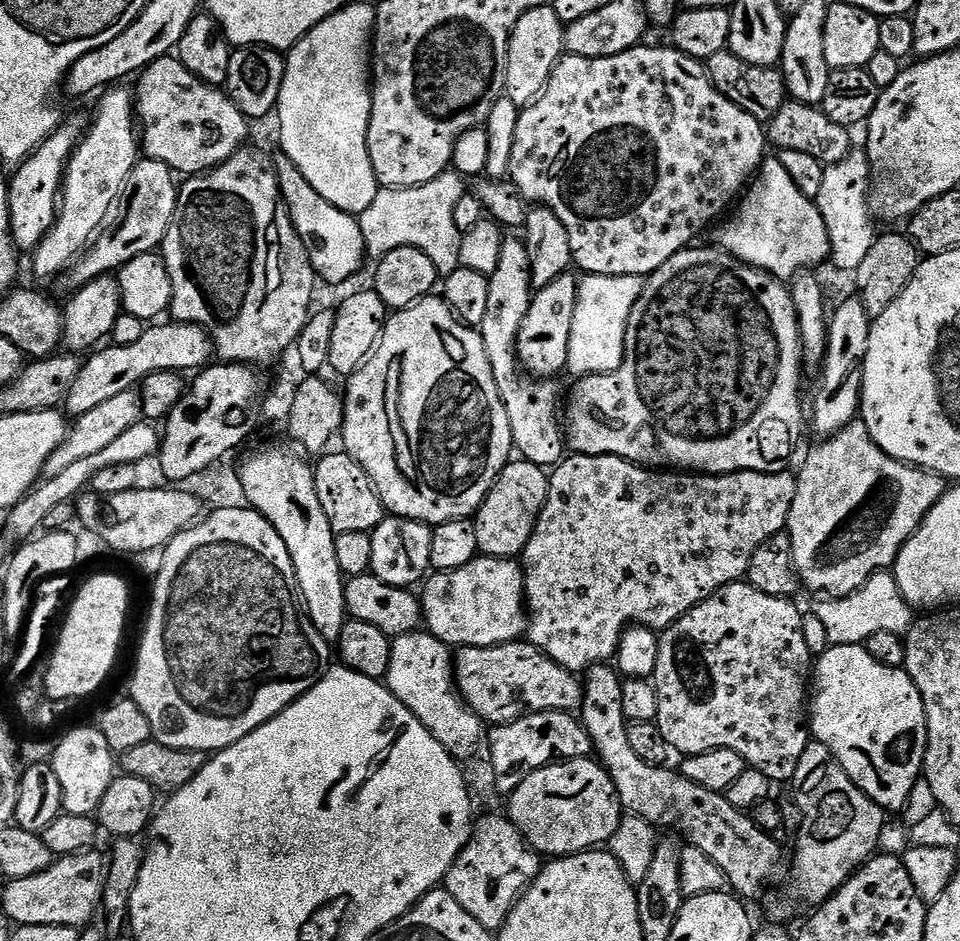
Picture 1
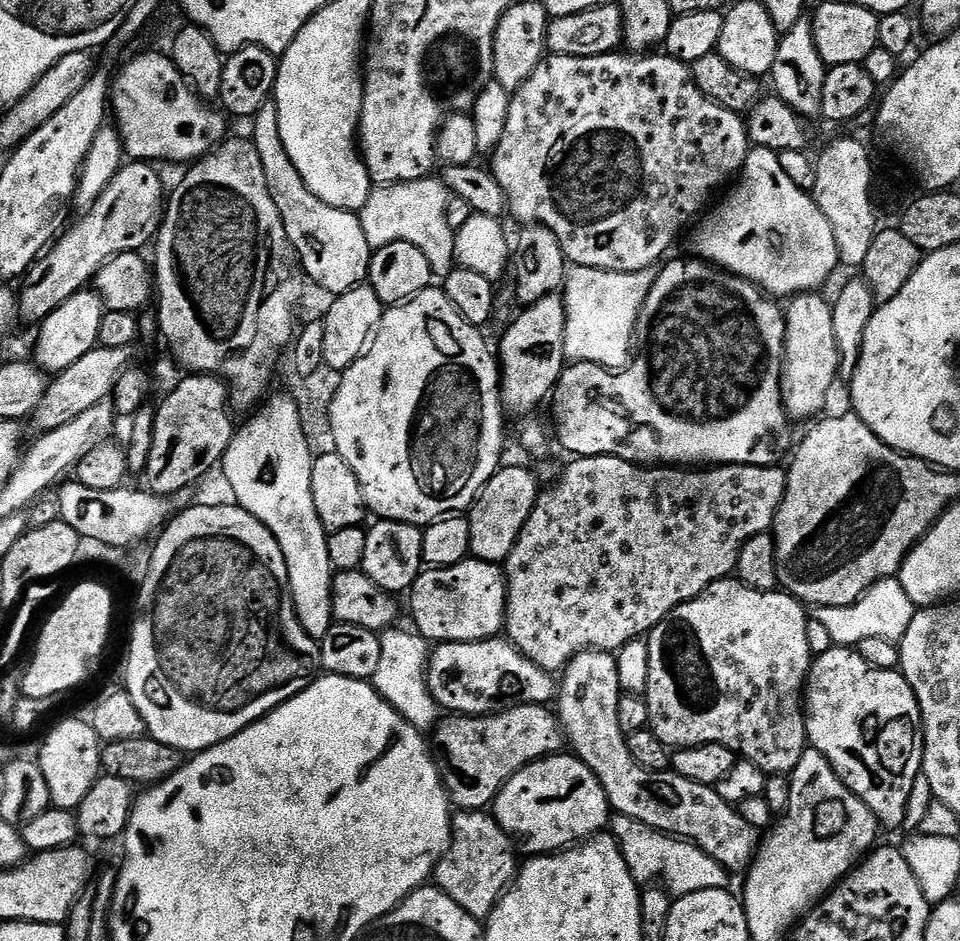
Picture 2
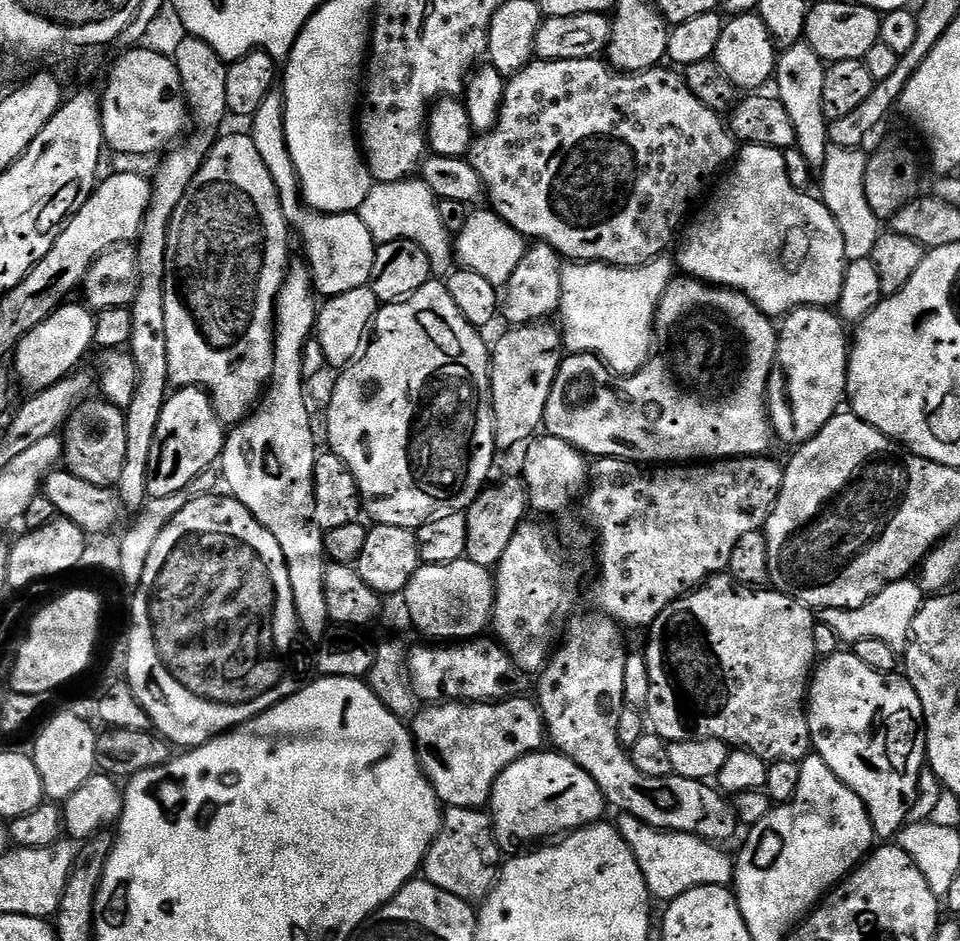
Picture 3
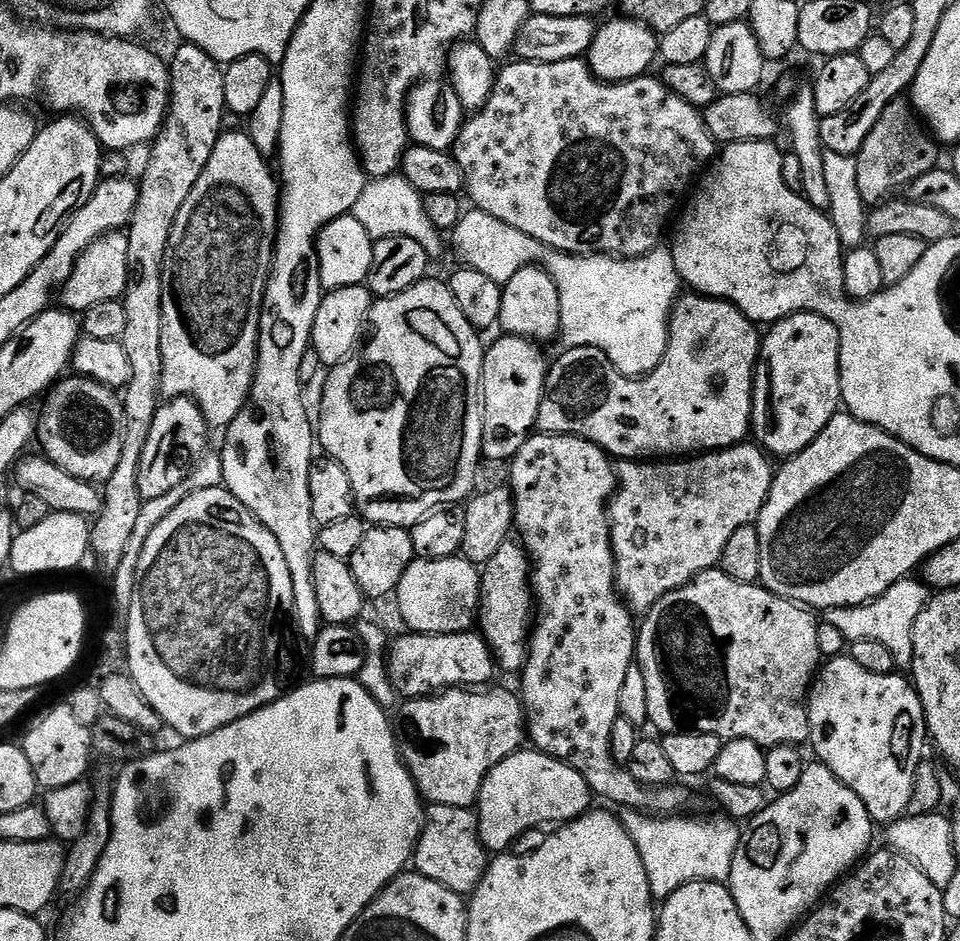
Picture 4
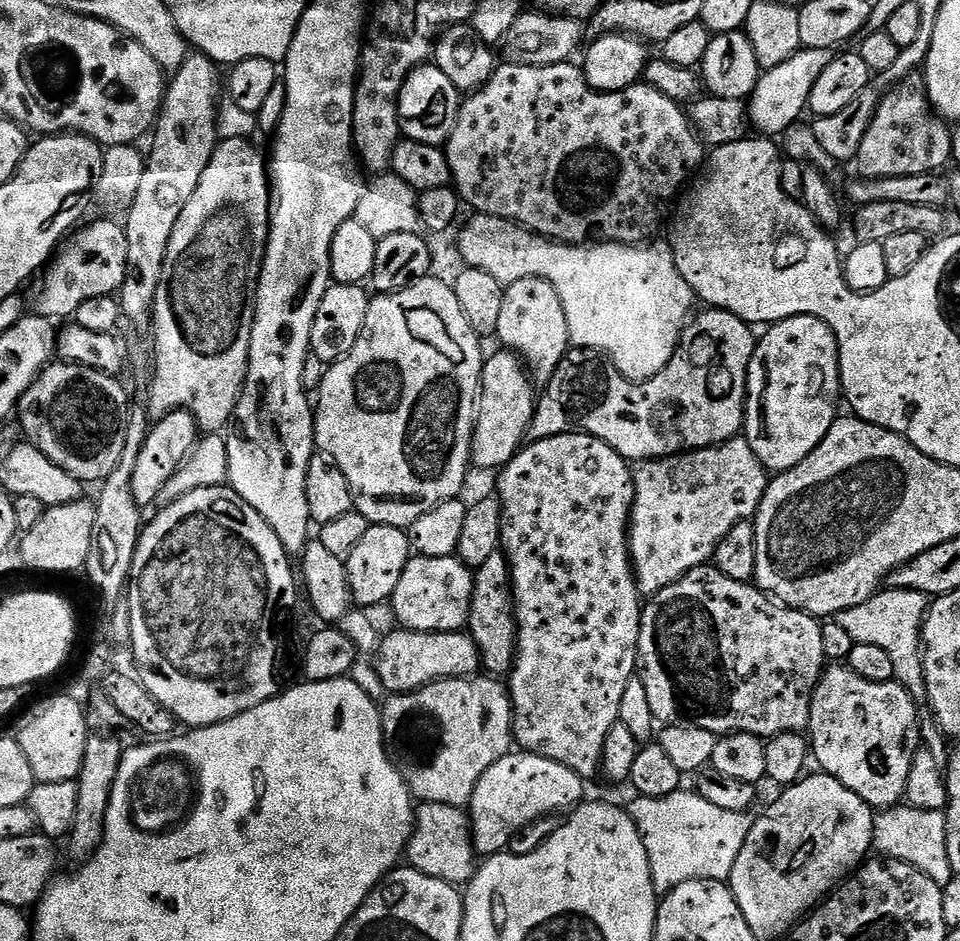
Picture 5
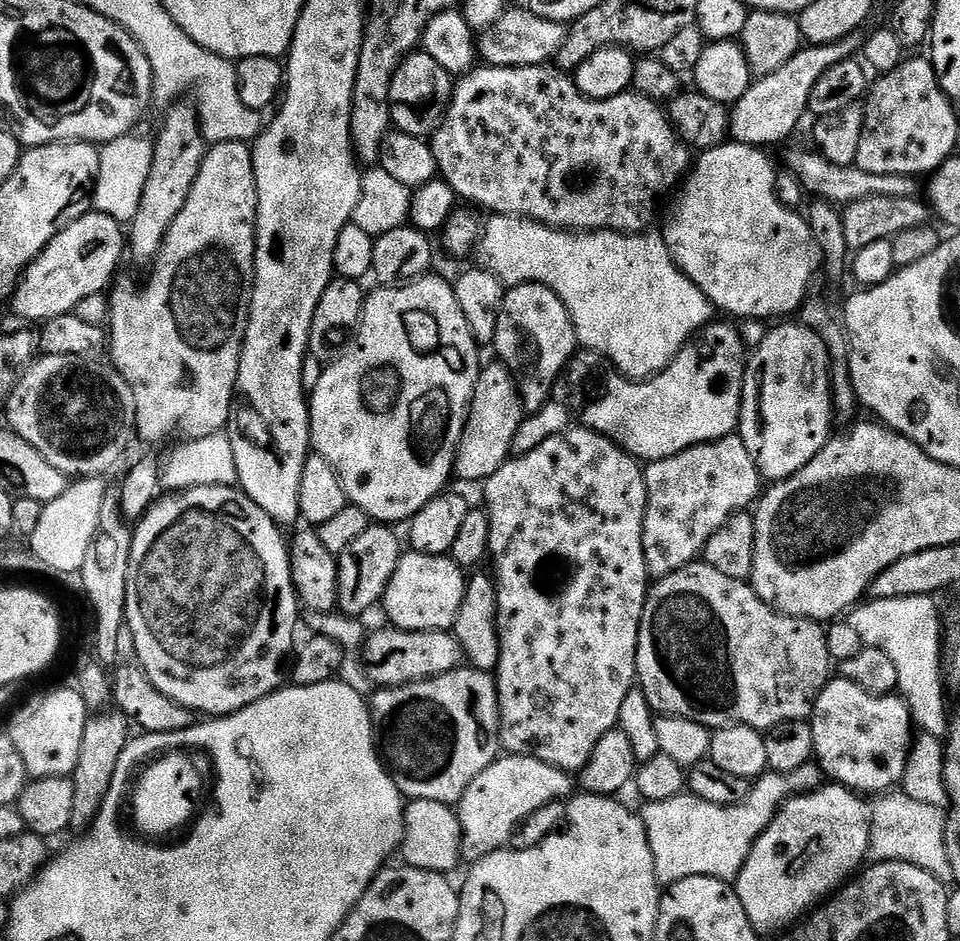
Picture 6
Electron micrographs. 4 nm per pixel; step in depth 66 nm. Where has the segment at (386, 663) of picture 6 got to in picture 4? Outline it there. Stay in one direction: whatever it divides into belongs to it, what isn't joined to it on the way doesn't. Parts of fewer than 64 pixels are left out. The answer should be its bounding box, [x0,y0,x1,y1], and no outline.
[388,630,498,700]

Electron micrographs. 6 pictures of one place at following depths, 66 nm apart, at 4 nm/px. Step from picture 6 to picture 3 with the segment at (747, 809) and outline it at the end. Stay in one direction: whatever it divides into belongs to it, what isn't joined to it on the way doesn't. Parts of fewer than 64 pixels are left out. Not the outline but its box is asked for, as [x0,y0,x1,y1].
[614,815,734,902]

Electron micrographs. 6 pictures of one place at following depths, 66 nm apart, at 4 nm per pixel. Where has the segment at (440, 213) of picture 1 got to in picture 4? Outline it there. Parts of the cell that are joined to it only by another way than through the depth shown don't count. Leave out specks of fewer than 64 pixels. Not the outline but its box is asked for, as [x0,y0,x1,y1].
[351,175,444,258]

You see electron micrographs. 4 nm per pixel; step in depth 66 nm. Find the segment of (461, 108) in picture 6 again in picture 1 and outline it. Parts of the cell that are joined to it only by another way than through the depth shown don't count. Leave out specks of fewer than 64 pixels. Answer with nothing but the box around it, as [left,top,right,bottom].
[508,46,766,276]

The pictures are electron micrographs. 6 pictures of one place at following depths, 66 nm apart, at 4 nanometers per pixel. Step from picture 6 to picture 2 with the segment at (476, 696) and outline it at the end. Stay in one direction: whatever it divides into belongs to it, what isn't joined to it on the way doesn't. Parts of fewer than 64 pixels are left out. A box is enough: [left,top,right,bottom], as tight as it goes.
[434,704,566,810]

